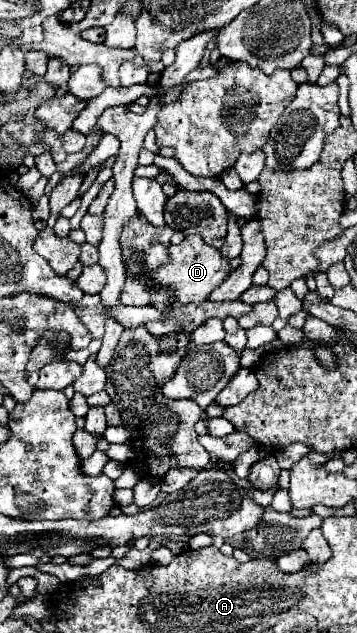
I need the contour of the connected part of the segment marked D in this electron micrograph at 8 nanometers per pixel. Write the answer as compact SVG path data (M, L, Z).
M191 234L185 236L185 240L177 246L169 246L169 256L171 262L165 264L163 268L151 272L151 276L155 280L159 280L159 284L163 286L171 286L175 290L175 308L183 306L183 304L203 304L207 300L207 296L211 294L211 290L215 290L229 274L231 274L231 262L213 246L205 244L203 238L199 234Z

